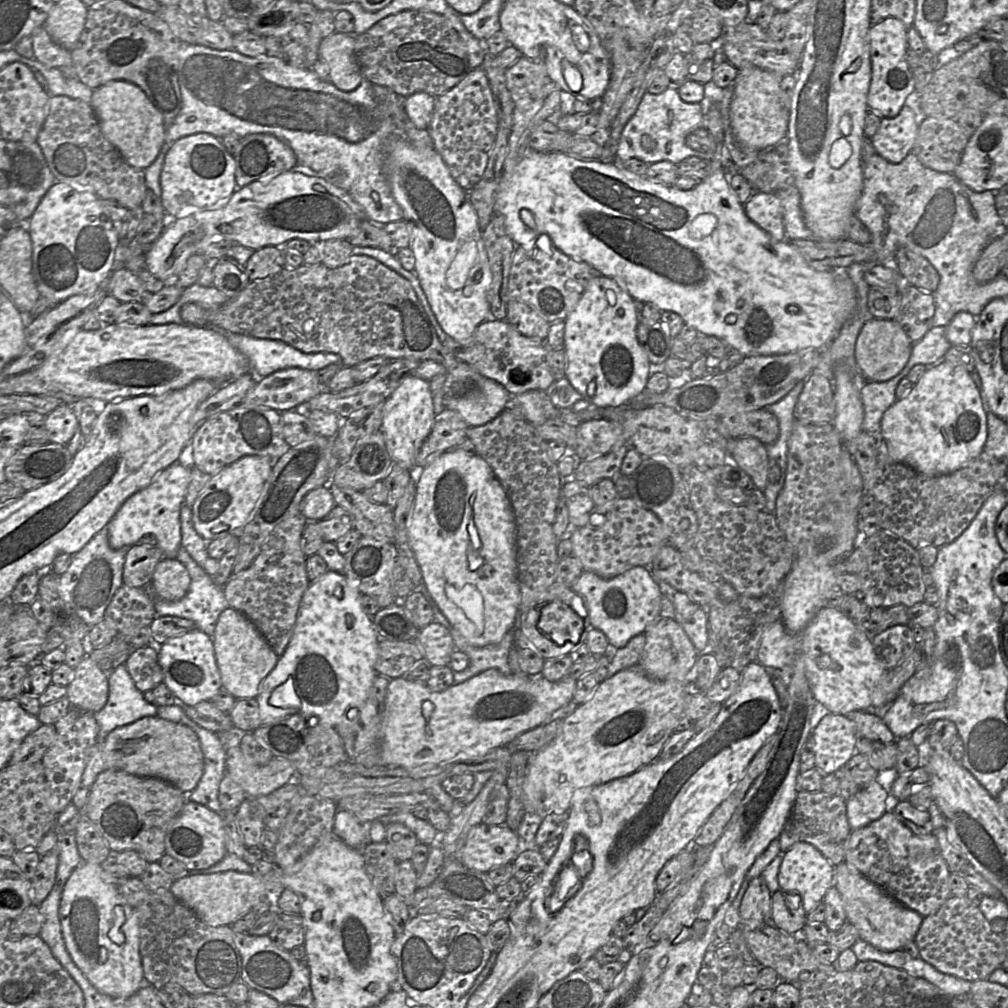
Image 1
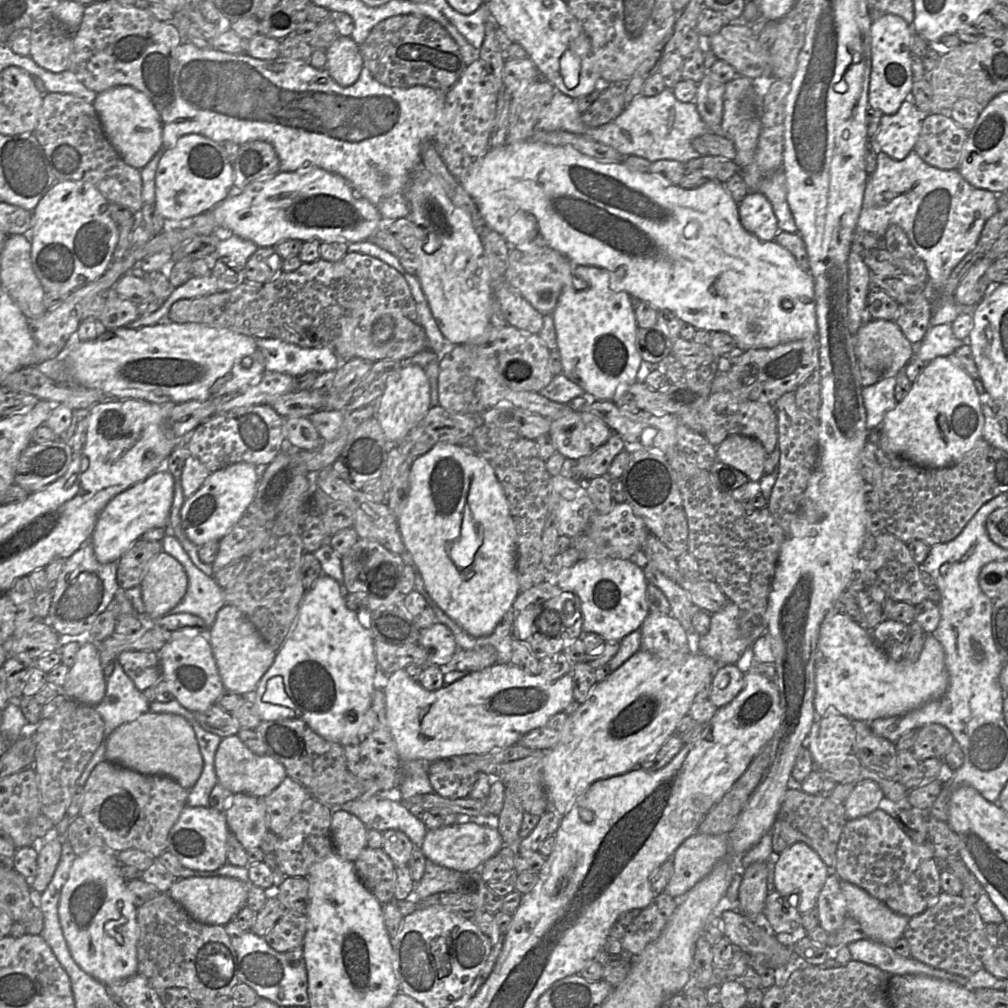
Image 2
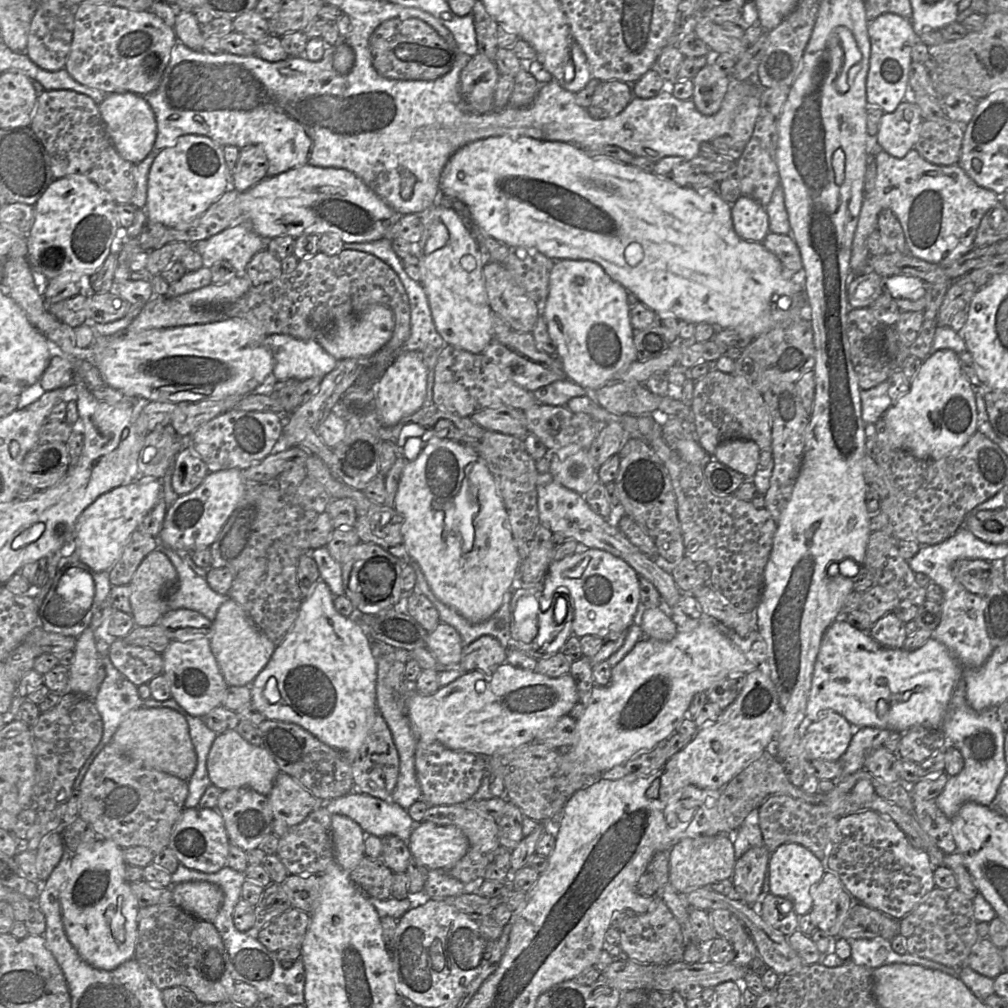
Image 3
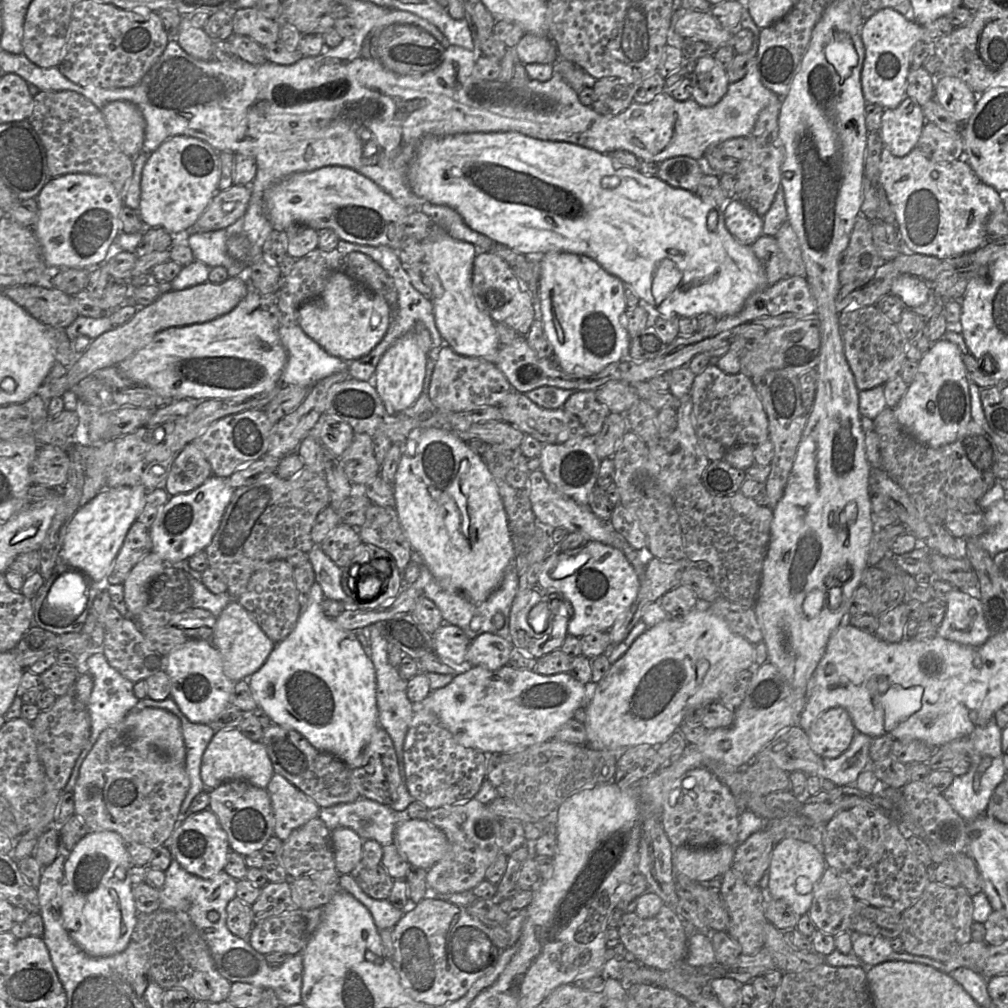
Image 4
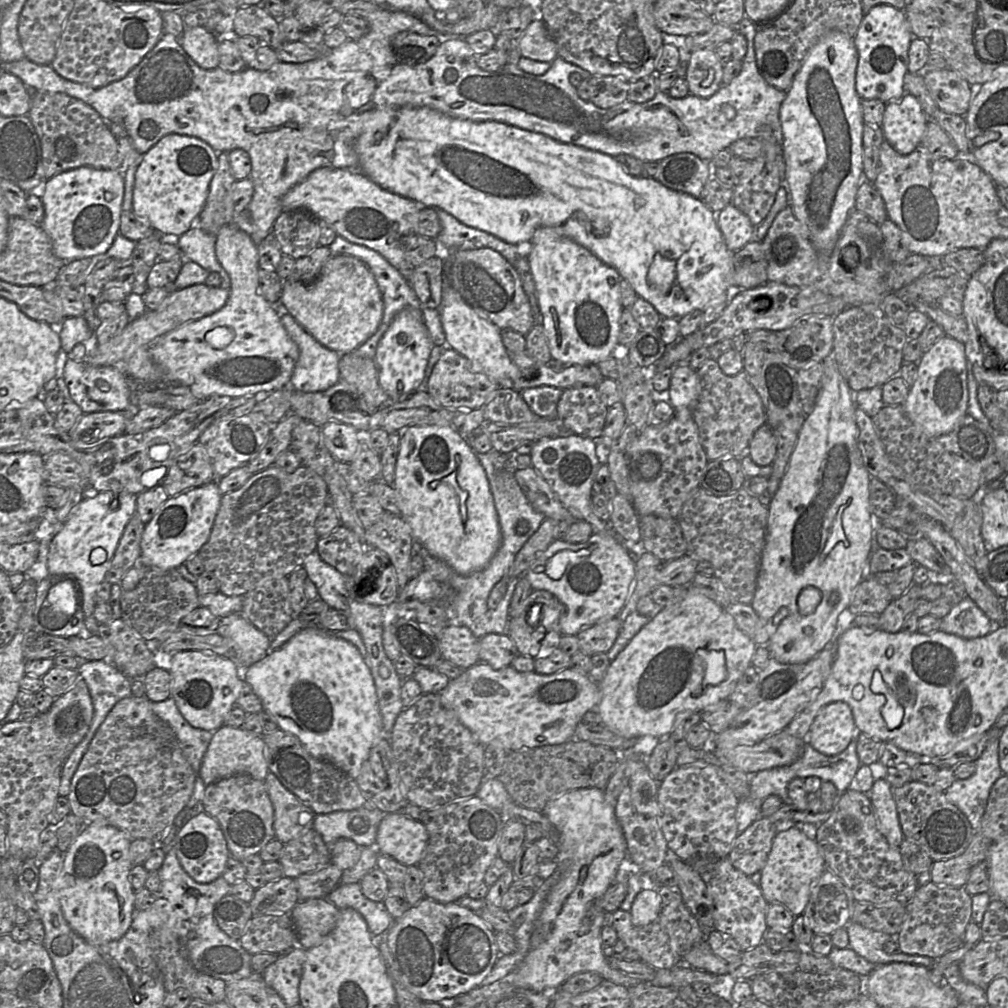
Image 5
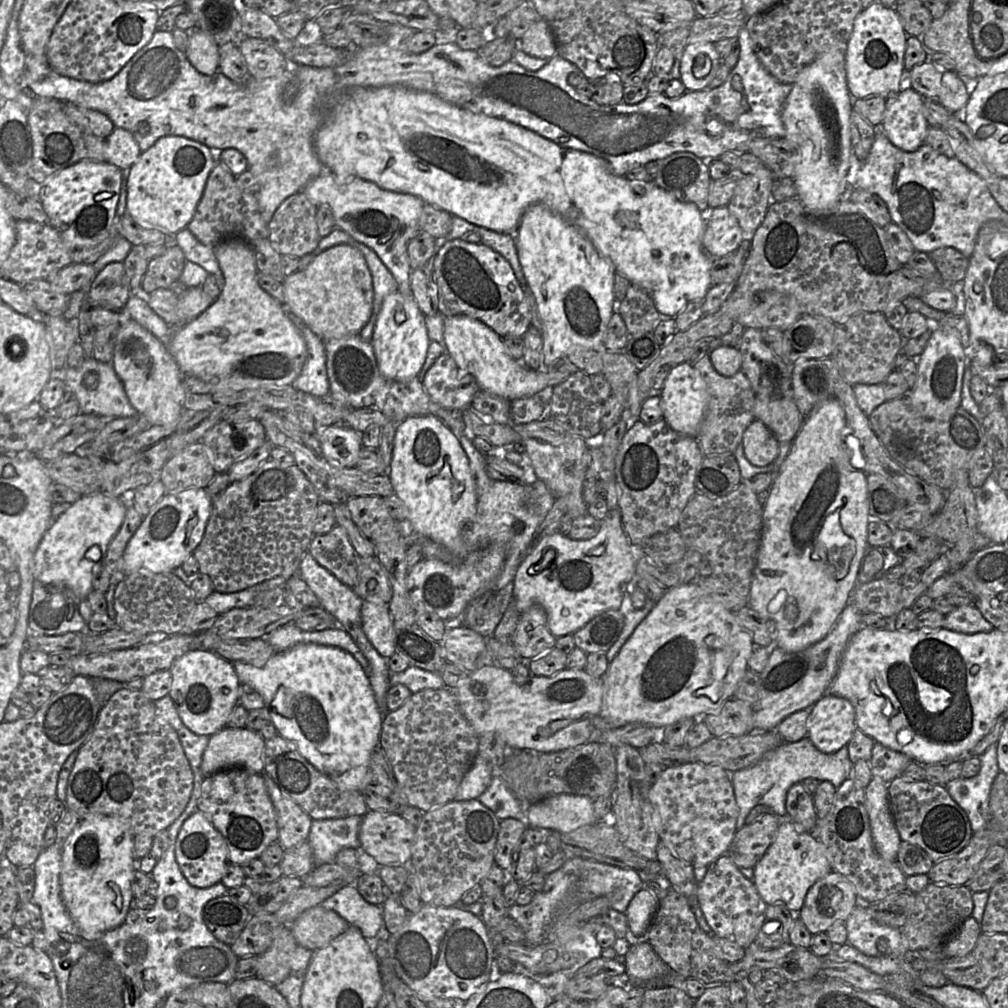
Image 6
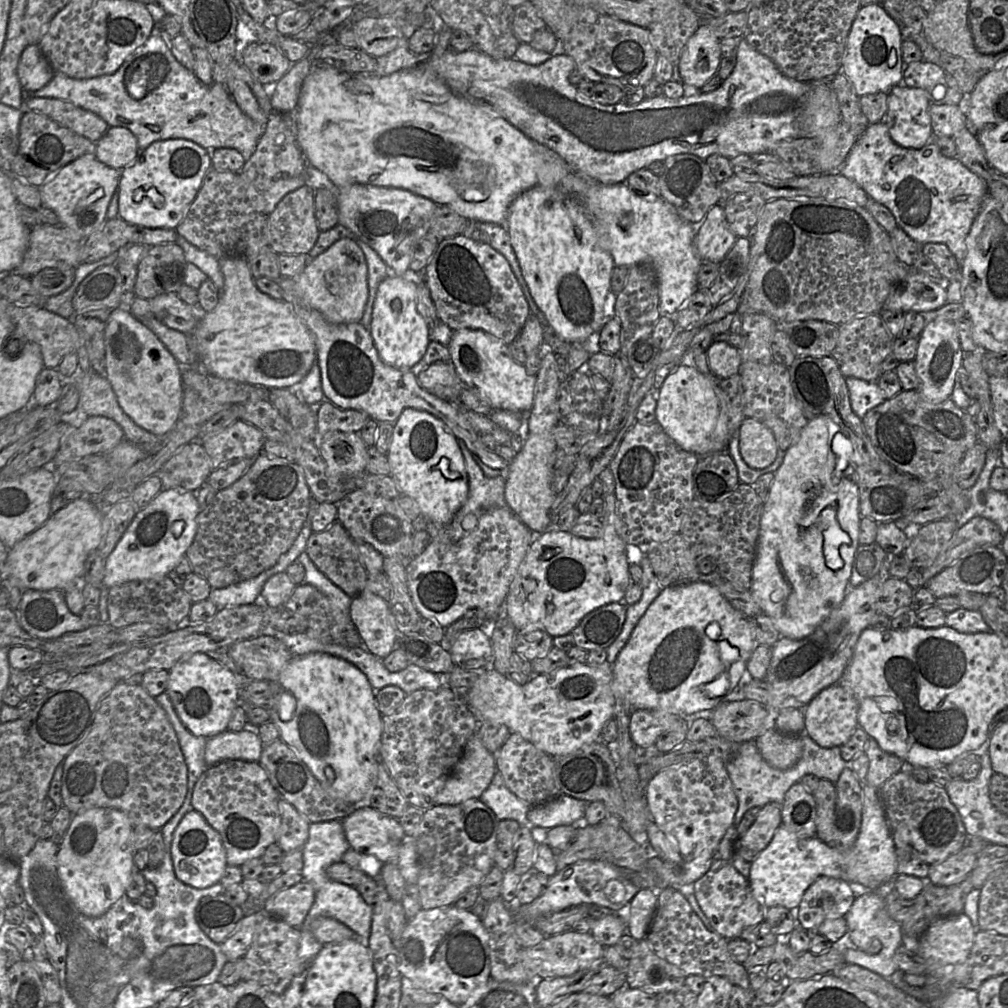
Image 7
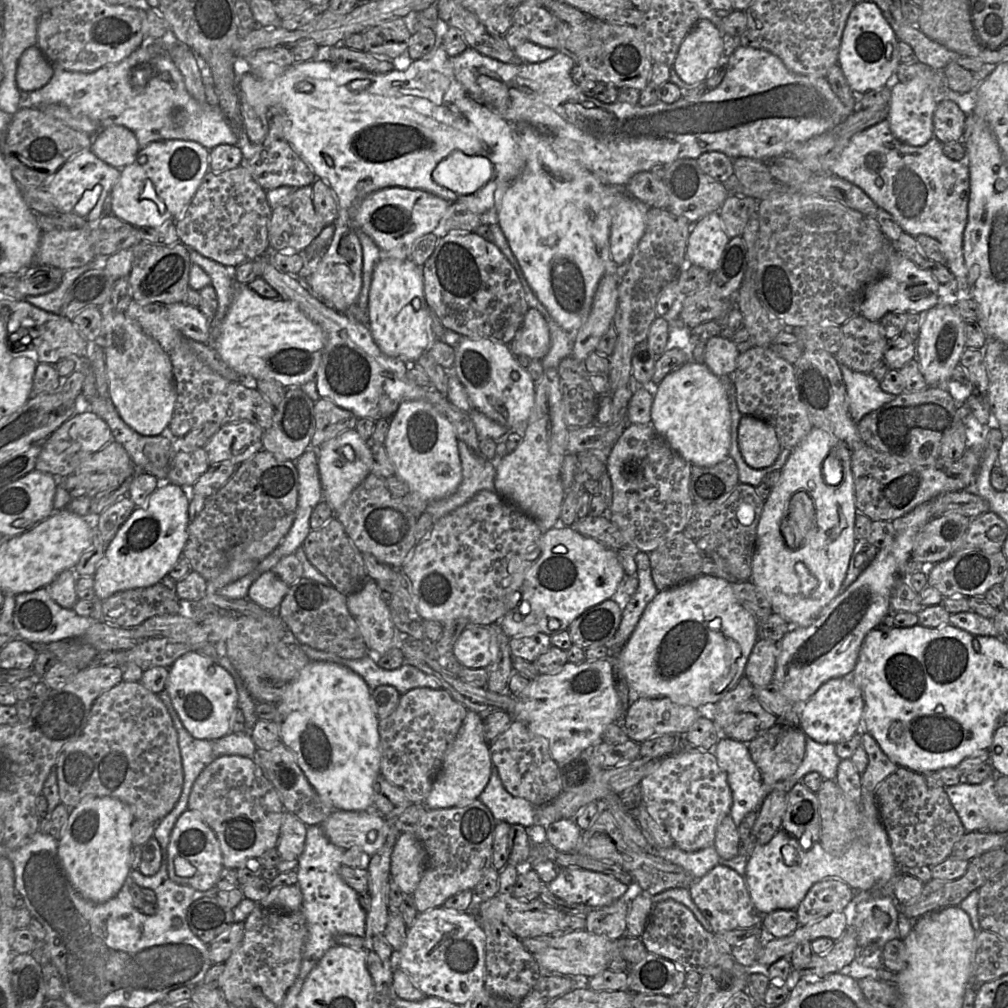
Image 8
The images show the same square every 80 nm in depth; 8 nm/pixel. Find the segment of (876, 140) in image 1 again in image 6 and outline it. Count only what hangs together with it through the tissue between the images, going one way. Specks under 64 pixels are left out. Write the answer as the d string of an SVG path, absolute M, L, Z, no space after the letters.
M905 88L886 98L881 130L894 146L914 152L925 144L928 129L924 98L914 89Z

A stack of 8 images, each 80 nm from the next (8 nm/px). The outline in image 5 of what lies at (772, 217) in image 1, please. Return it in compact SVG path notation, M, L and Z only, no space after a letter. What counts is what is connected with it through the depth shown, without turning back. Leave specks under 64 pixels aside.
M729 203L716 213L717 225L727 247L736 252L750 241L753 241L755 227L748 216Z

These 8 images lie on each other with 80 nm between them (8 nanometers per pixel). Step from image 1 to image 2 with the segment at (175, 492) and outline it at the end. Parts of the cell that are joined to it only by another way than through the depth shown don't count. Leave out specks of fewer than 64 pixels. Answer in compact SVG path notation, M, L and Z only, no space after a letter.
M157 471L116 495L100 513L91 536L96 559L102 564L117 562L146 531L166 528L173 498L174 478L168 471Z

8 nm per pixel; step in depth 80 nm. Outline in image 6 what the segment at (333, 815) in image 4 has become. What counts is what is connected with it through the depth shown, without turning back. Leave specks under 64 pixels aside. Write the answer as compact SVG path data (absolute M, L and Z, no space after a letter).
M362 817L312 820L307 840L312 848L314 866L335 862L336 854L343 848L360 849L358 833Z

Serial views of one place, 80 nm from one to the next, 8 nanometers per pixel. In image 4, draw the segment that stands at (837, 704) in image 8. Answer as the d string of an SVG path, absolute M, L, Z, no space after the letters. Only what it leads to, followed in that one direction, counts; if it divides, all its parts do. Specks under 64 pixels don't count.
M833 707L821 713L806 733L813 752L829 759L839 757L849 748L856 729L845 708Z

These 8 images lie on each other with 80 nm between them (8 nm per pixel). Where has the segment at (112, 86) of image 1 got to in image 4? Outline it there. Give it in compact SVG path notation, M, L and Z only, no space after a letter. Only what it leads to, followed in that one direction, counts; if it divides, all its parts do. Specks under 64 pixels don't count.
M119 100L109 102L101 111L118 147L131 158L140 154L145 139L145 120L139 108Z

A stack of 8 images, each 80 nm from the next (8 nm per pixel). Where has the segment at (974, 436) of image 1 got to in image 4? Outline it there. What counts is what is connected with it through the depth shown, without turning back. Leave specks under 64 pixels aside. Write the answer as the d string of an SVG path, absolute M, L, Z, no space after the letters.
M942 338L931 344L923 358L918 361L912 383L908 385L907 391L893 410L902 428L919 442L933 448L954 442L972 420L969 379L959 347Z

